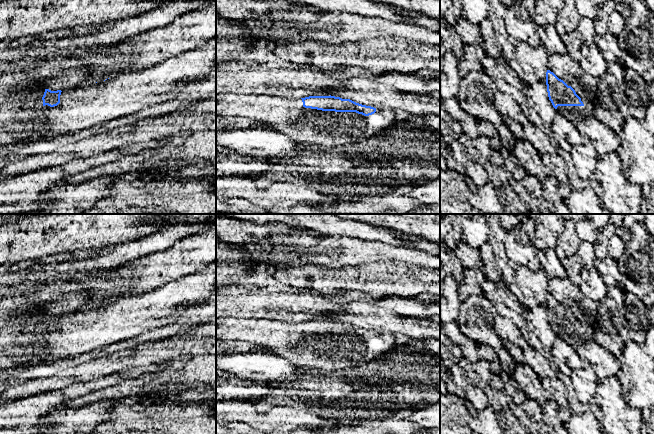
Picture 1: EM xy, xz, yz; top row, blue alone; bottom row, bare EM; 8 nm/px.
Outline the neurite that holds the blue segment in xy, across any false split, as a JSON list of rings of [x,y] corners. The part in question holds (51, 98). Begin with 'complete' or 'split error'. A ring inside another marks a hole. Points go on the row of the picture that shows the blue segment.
split error; [[[55,64],[39,65],[28,71],[0,77],[0,108],[40,108],[60,103],[61,90],[42,89],[42,84],[54,78],[61,68]]]

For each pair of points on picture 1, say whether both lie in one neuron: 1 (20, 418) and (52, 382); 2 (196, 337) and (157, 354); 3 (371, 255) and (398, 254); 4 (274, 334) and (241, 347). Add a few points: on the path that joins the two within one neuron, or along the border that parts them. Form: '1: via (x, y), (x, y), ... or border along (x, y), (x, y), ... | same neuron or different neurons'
1: border along (48, 390), (20, 398) | different neurons
2: via (186, 345), (167, 349) | same neuron
3: via (378, 253), (391, 253) | same neuron
4: border along (227, 340), (246, 341), (255, 345) | different neurons

